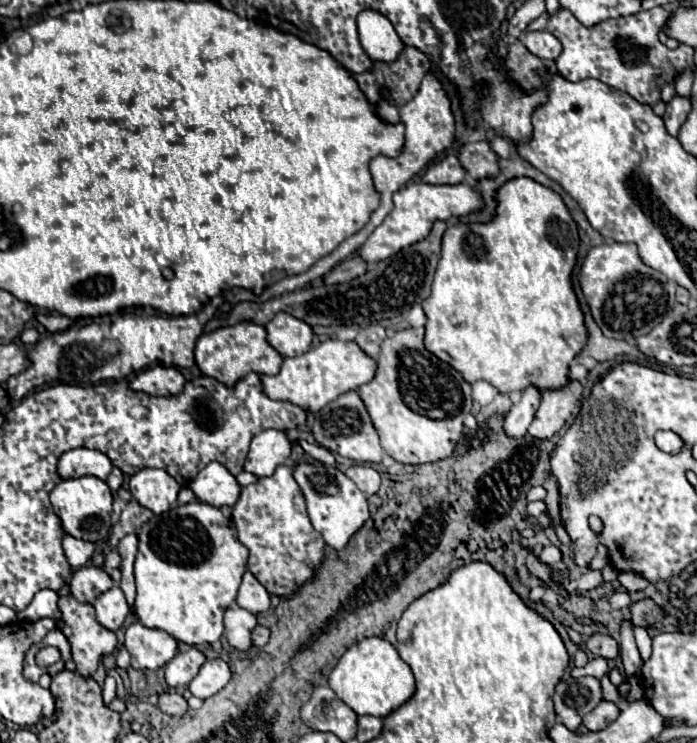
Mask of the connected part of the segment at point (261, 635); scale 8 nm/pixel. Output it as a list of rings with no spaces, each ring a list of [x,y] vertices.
[[[256,625],[256,629],[252,631],[252,643],[256,647],[262,647],[268,643],[268,637],[270,637],[270,631],[264,627],[264,625]]]

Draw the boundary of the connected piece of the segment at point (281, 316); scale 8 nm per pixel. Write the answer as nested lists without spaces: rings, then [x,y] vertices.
[[[278,313],[268,325],[268,343],[282,355],[282,357],[298,357],[310,349],[314,339],[314,331],[304,321],[292,317],[290,313]]]

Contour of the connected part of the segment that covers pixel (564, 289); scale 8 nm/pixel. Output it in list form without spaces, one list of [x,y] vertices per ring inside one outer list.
[[[514,177],[510,181],[506,181],[498,191],[496,191],[496,211],[494,217],[488,223],[456,223],[450,225],[442,237],[442,257],[438,261],[436,273],[434,273],[434,281],[432,281],[432,291],[430,297],[422,301],[422,309],[428,317],[426,321],[426,337],[424,337],[424,345],[430,353],[434,353],[438,359],[442,359],[444,363],[452,365],[458,373],[462,373],[462,377],[468,383],[474,383],[478,379],[484,379],[488,383],[492,383],[500,393],[512,393],[512,391],[522,391],[528,385],[536,385],[544,391],[554,389],[558,385],[566,385],[566,375],[568,375],[568,365],[570,361],[582,351],[584,343],[586,343],[586,327],[584,327],[584,317],[578,305],[578,299],[574,295],[572,283],[570,283],[570,273],[574,269],[576,263],[576,253],[578,253],[578,227],[574,223],[574,219],[570,217],[562,197],[558,193],[554,193],[550,187],[544,187],[540,183],[536,183],[530,177]]]

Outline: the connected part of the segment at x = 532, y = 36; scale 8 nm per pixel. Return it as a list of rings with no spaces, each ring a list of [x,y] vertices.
[[[528,31],[522,37],[522,43],[526,45],[526,49],[530,53],[534,53],[540,59],[554,61],[562,53],[560,41],[552,33],[548,33],[548,31]]]

